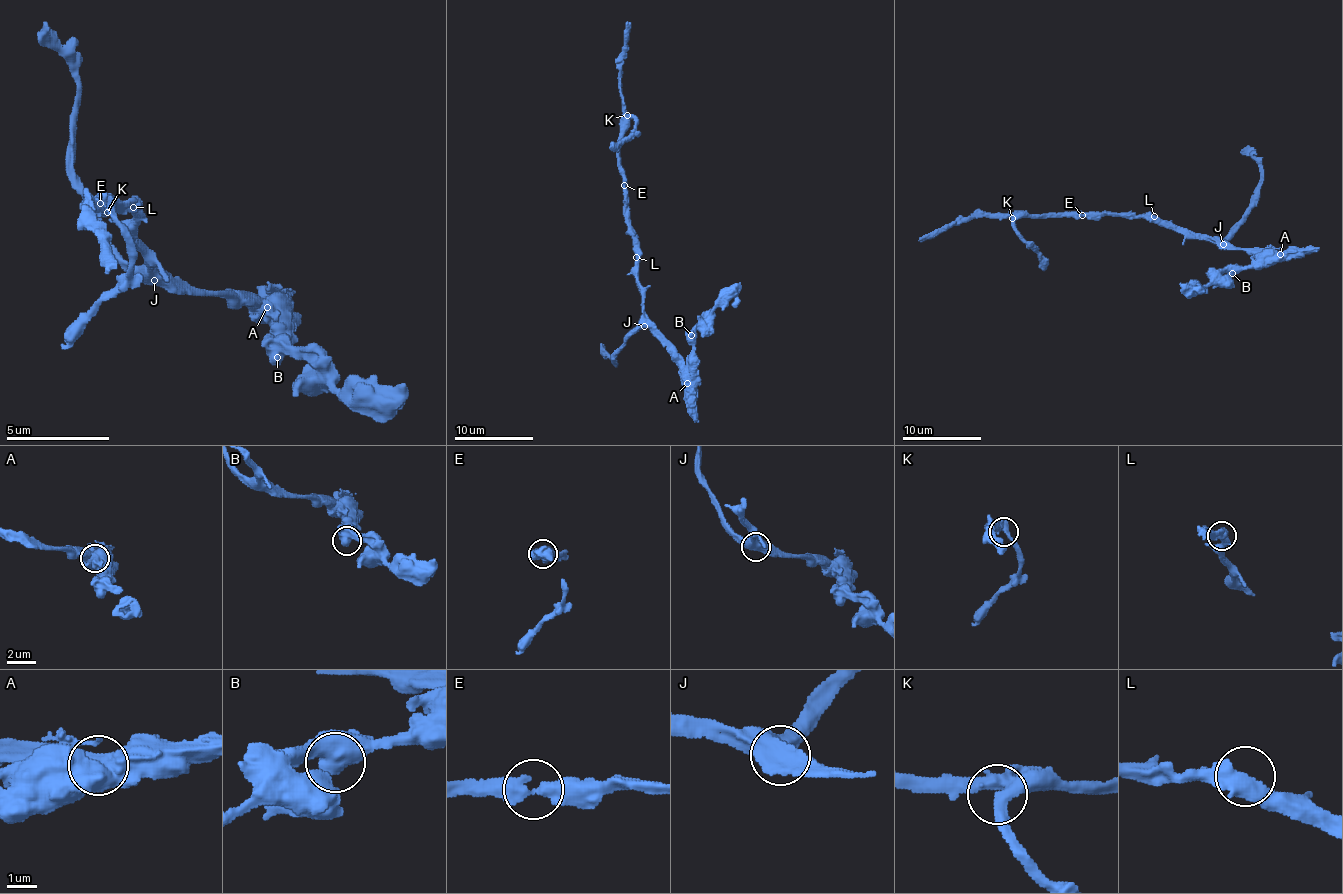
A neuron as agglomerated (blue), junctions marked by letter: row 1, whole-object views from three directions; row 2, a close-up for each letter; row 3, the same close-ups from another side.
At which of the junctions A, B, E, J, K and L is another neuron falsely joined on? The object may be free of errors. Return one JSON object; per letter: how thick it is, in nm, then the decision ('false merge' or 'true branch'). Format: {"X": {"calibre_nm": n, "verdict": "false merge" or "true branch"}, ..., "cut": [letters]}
{"A": {"calibre_nm": 900, "verdict": "false merge"}, "B": {"calibre_nm": 650, "verdict": "true branch"}, "E": {"calibre_nm": 400, "verdict": "true branch"}, "J": {"calibre_nm": 480, "verdict": "true branch"}, "K": {"calibre_nm": 300, "verdict": "true branch"}, "L": {"calibre_nm": 550, "verdict": "true branch"}, "cut": ["A"]}

